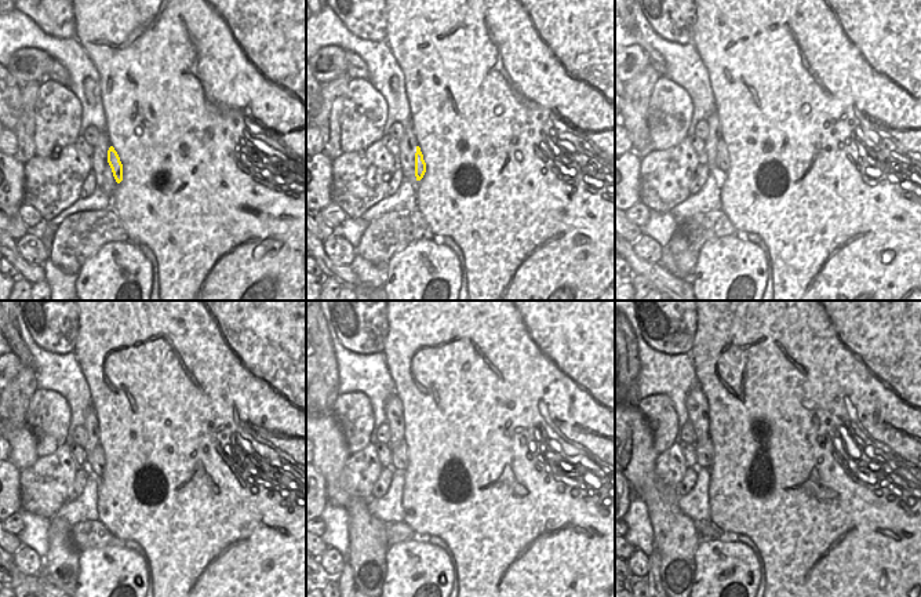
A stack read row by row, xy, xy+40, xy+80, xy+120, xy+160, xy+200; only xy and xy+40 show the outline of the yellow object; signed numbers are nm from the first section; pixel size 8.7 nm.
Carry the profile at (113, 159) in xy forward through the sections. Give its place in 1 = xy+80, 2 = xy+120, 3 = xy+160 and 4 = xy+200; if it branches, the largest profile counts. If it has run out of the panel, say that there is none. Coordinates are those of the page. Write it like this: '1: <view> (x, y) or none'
1: xy+80 (723, 157)
2: xy+120 (95, 461)
3: xy+160 (400, 455)
4: xy+200 (705, 450)

